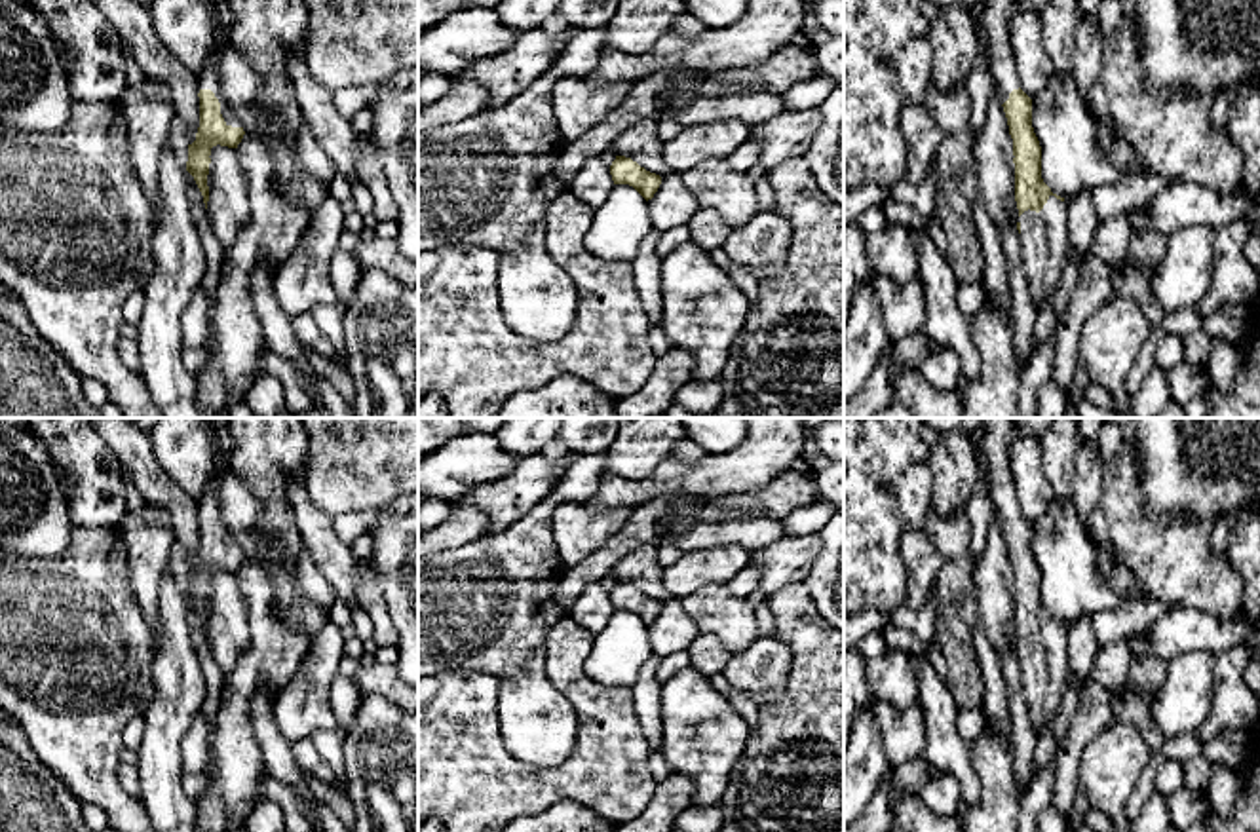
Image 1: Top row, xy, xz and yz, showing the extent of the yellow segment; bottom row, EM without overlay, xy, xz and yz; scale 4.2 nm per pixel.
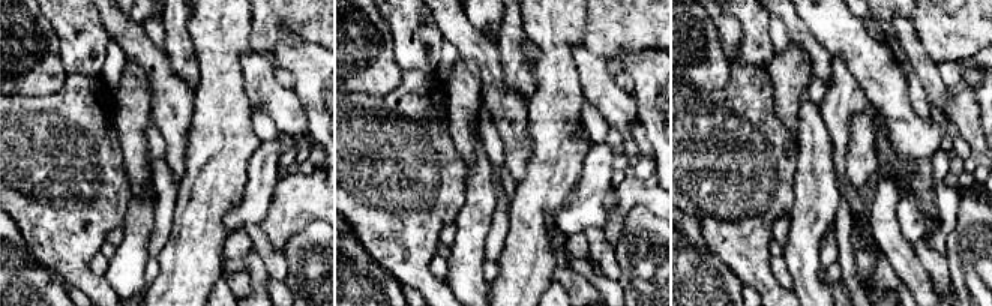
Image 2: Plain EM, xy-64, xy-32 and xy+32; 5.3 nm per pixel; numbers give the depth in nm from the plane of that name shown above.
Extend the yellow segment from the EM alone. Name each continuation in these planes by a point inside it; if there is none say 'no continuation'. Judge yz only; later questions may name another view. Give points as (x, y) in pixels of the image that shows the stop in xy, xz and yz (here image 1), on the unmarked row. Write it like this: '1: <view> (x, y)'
1: yz (996, 432)
2: yz (1044, 661)

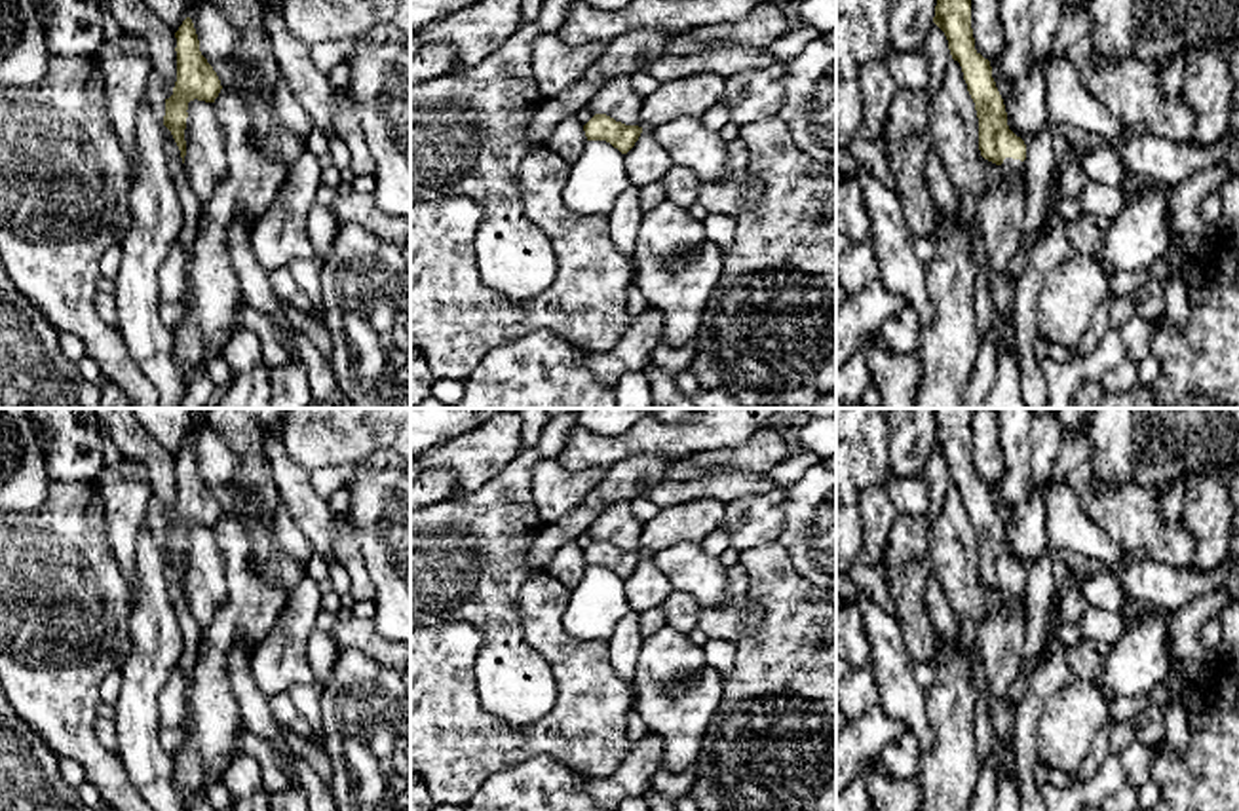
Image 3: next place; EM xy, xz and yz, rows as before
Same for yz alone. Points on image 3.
1: yz (1000, 639)

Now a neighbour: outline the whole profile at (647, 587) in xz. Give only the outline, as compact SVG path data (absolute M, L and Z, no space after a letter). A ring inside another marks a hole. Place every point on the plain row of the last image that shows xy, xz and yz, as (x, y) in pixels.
M644 553L635 572L623 579L627 604L633 612L661 608L673 593L669 577L656 566L650 553Z

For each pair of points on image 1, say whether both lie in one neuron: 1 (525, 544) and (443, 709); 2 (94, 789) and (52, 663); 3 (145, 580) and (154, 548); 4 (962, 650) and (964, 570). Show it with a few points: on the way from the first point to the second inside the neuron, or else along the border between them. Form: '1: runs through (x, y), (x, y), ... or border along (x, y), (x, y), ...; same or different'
1: border along (438, 669), (489, 671), (498, 679), (500, 692); different
2: runs through (86, 758), (75, 730), (73, 694); same
3: runs through (145, 572), (149, 555); same
4: runs through (958, 631), (958, 589); same

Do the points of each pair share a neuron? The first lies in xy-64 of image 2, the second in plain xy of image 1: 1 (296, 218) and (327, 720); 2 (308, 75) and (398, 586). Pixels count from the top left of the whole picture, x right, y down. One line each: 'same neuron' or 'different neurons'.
1: different neurons
2: same neuron

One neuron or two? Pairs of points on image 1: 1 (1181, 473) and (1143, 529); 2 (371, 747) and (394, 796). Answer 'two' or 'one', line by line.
1: two
2: one

